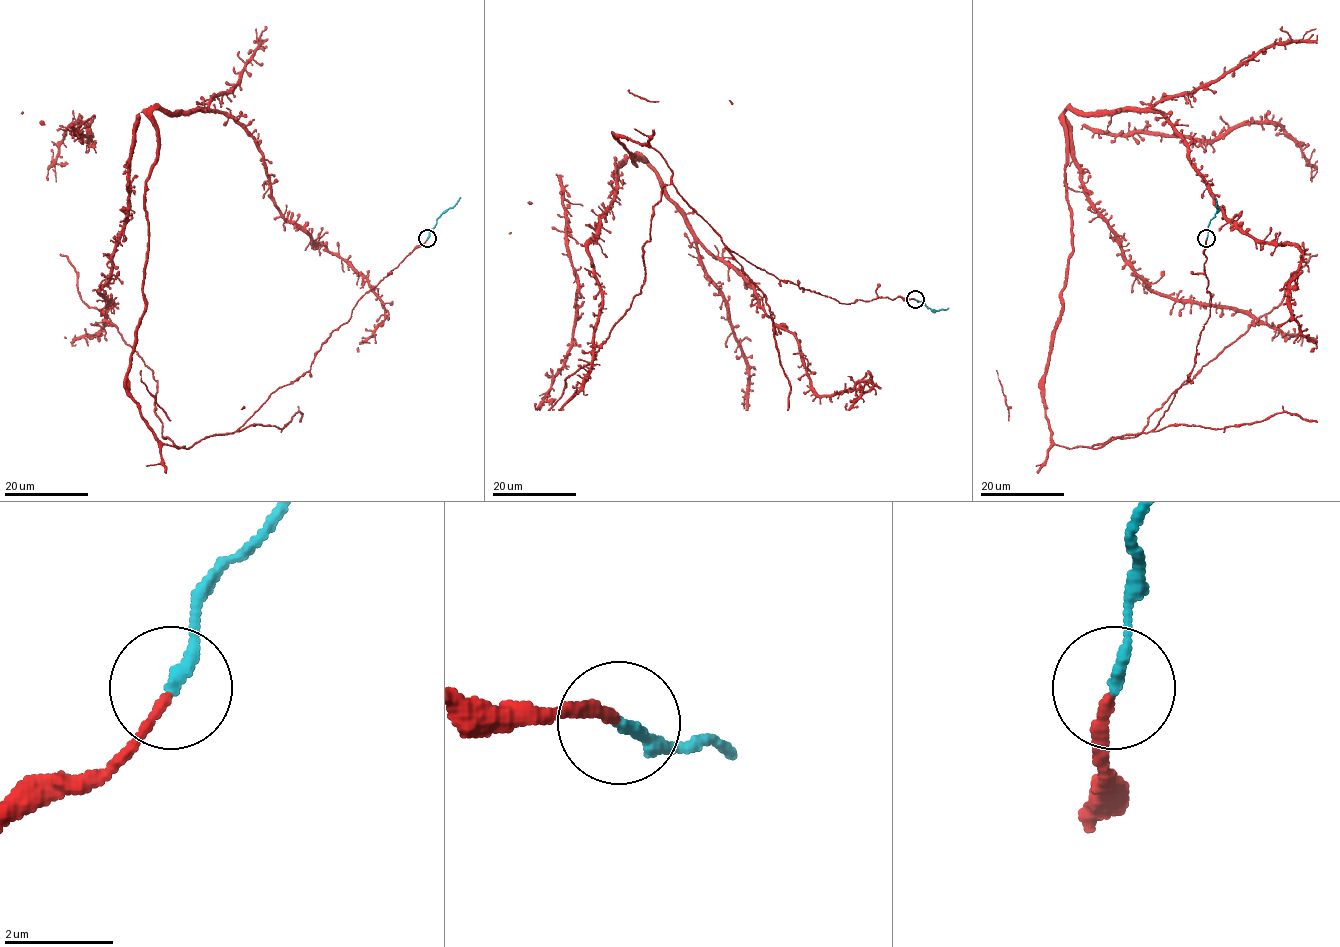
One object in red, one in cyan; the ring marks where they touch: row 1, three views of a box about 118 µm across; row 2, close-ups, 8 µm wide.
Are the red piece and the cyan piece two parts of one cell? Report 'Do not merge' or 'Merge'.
Merge

